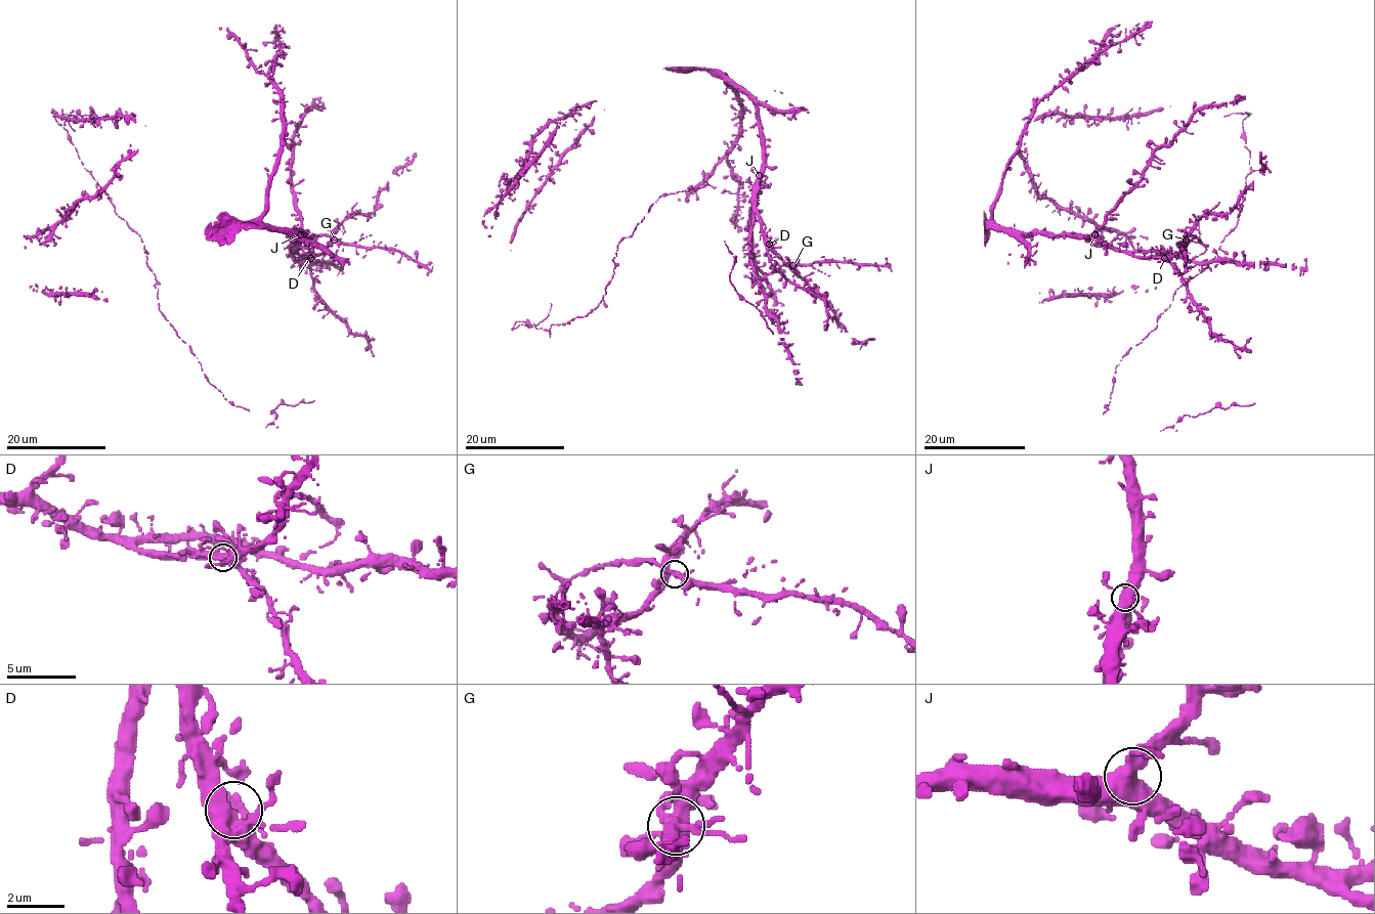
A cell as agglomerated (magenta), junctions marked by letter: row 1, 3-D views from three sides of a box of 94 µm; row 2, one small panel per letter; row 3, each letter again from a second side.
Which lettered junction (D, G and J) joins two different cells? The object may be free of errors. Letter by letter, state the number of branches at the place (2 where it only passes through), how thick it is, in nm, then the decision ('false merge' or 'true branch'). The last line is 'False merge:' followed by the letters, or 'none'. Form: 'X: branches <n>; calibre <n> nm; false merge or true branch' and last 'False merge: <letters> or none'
D: branches 7; calibre 440 nm; true branch
G: branches 6; calibre 400 nm; false merge
J: branches 3; calibre 460 nm; true branch
False merge: G

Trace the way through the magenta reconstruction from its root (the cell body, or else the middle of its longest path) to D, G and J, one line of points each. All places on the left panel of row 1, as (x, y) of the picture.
D: (208, 224), (287, 228), (304, 235), (296, 251), (310, 258)
G: (208, 224), (287, 228), (304, 235), (296, 247), (303, 257), (318, 255), (334, 240)
J: (208, 224), (272, 225), (300, 234)

